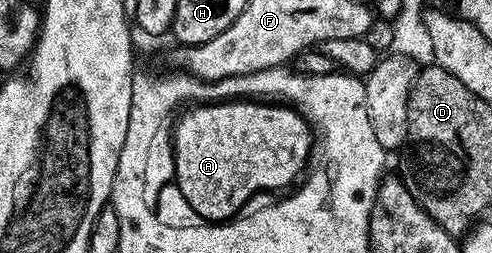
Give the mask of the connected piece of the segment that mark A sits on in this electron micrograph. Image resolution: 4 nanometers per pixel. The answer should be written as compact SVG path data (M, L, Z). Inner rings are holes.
M215 101L191 106L187 111L190 112L182 120L179 118L173 128L173 182L178 184L180 193L184 193L184 201L198 208L213 224L235 218L253 195L282 193L293 188L307 170L311 129L293 106L275 105L270 101Z

